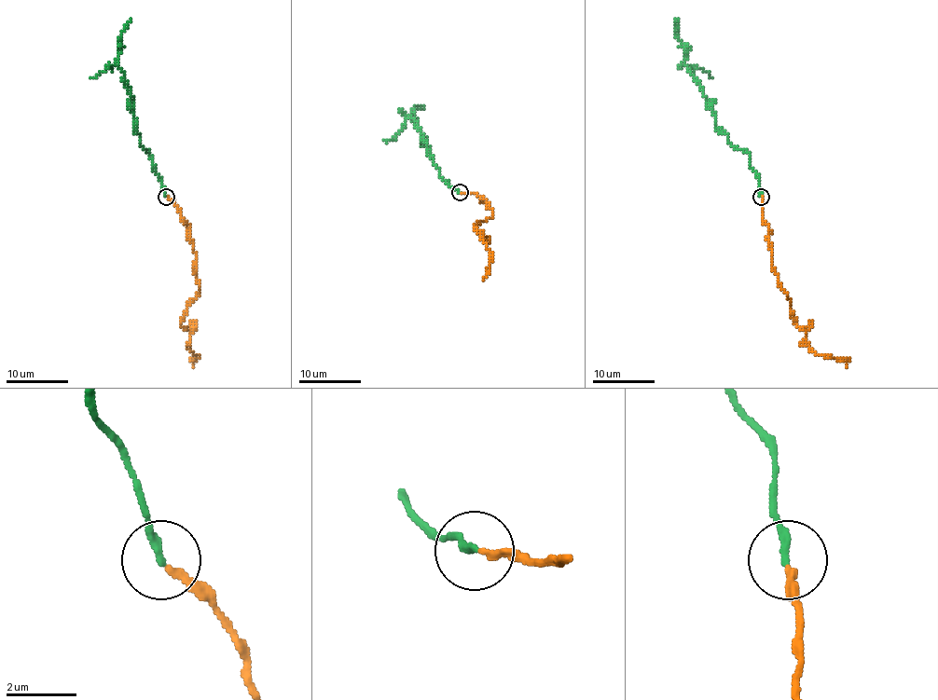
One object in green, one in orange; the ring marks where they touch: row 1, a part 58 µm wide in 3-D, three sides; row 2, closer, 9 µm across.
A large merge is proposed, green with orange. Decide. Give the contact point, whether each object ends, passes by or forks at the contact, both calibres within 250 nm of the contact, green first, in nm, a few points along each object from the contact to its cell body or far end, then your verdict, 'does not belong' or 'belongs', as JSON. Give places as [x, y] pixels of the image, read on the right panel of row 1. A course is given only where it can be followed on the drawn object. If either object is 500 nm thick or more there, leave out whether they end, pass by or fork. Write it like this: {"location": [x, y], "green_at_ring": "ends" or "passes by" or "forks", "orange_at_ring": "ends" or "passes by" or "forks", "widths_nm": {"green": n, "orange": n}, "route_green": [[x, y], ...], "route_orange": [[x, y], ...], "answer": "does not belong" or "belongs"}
{"location": [761, 197], "green_at_ring": "ends", "orange_at_ring": "ends", "widths_nm": {"green": 200, "orange": 190}, "route_green": [[762, 197], [751, 157], [732, 145], [716, 127], [701, 83], [685, 64], [676, 20]], "route_orange": [[762, 197], [772, 269], [788, 296], [793, 320], [805, 331], [805, 343], [814, 352], [844, 360], [847, 366]], "answer": "does not belong"}

